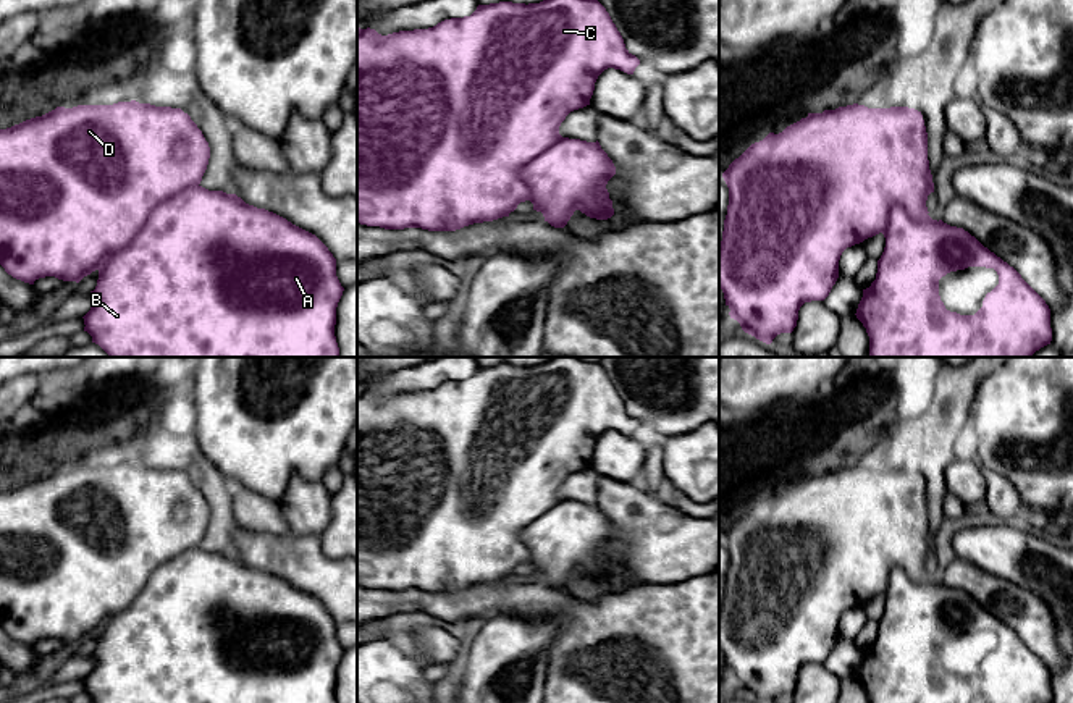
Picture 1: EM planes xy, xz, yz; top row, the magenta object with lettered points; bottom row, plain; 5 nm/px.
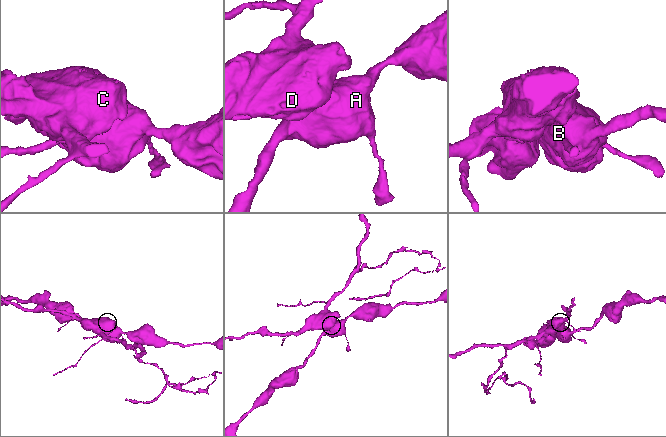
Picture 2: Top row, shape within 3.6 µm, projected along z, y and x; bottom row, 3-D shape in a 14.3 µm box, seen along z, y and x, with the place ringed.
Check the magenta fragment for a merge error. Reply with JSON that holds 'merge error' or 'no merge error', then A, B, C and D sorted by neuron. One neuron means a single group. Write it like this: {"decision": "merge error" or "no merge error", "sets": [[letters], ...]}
{"decision": "merge error", "sets": [["A", "B"], ["C", "D"]]}

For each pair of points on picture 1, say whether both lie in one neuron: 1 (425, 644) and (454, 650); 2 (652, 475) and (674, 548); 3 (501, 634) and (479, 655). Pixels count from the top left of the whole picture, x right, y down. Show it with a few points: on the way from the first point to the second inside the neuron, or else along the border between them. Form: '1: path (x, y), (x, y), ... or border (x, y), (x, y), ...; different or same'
1: path (432, 645), (448, 650); same
2: border (637, 484), (655, 496); different
3: path (496, 639), (483, 652); same

